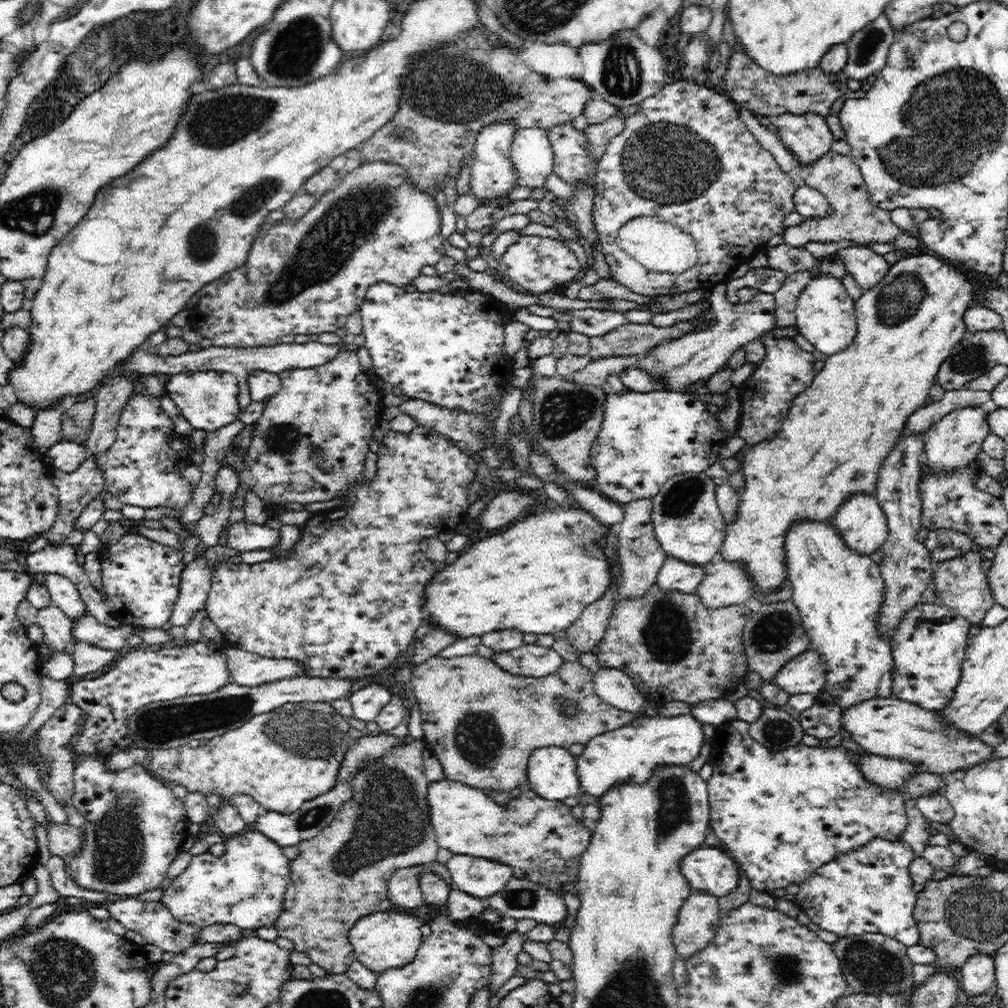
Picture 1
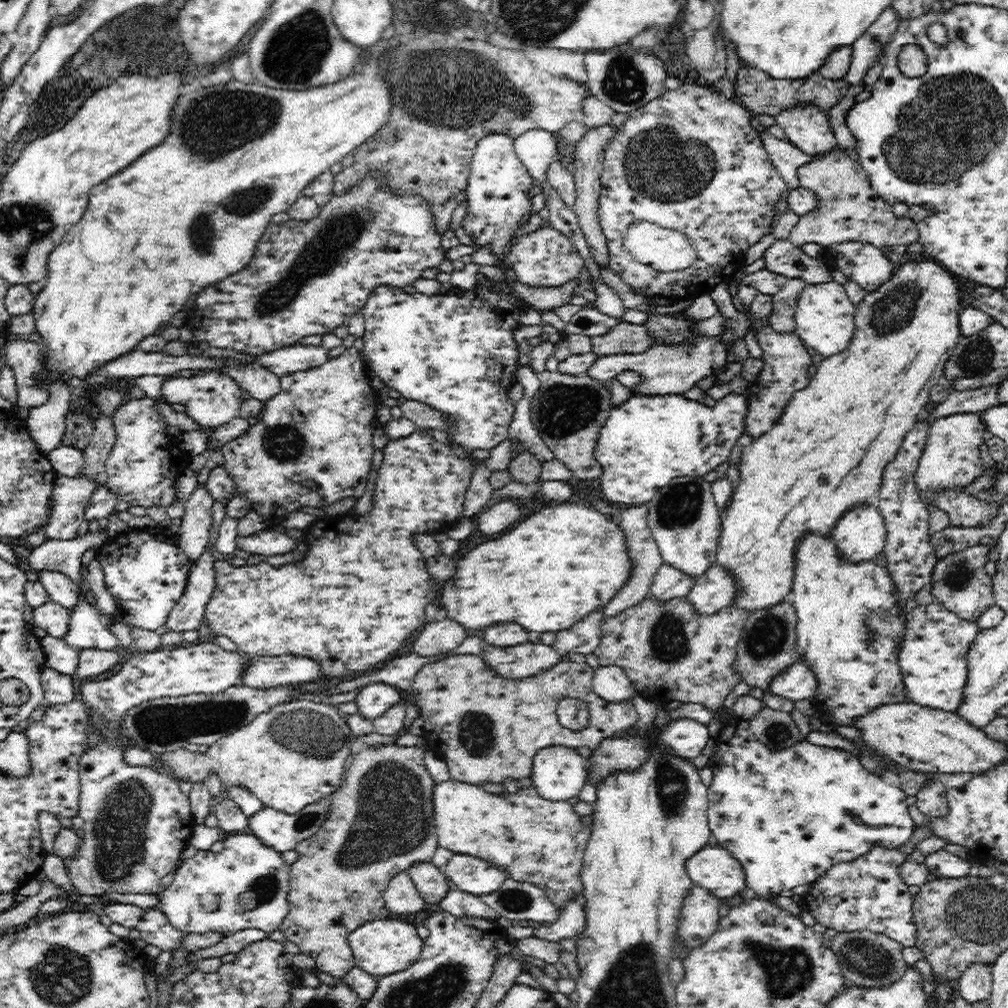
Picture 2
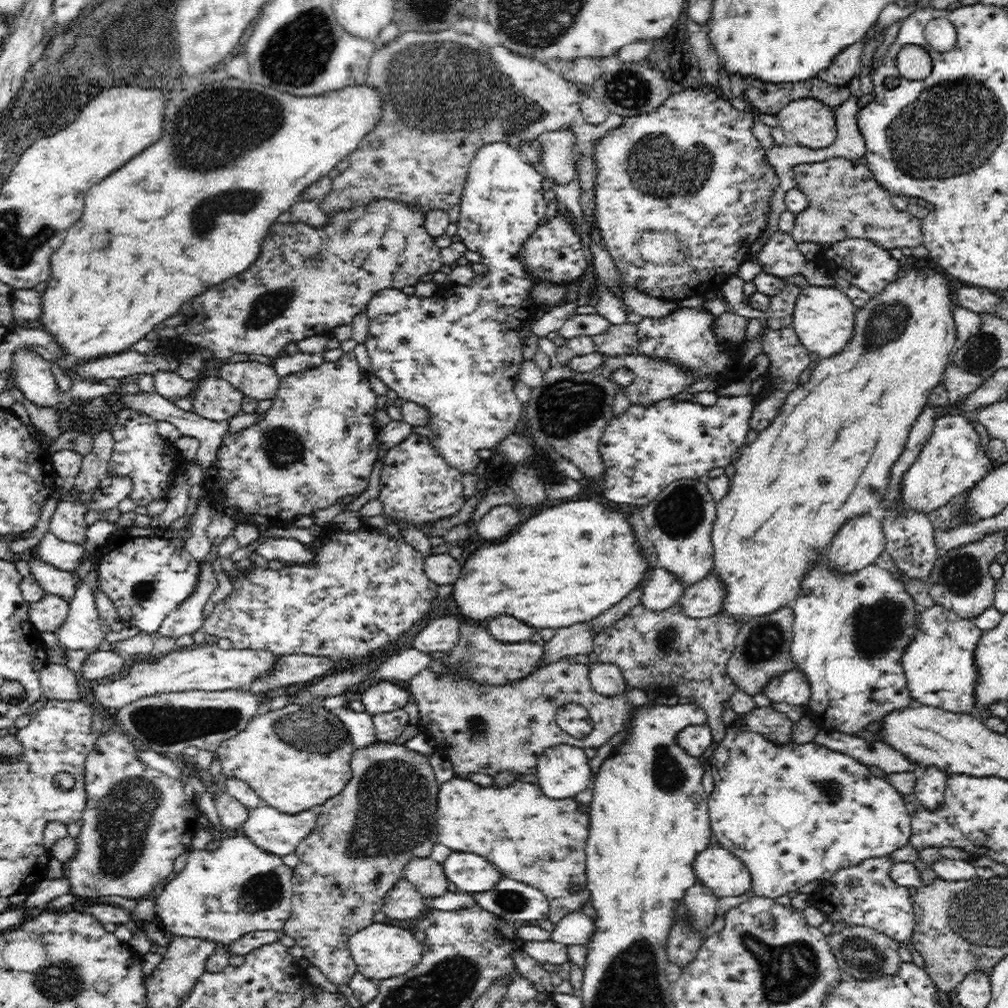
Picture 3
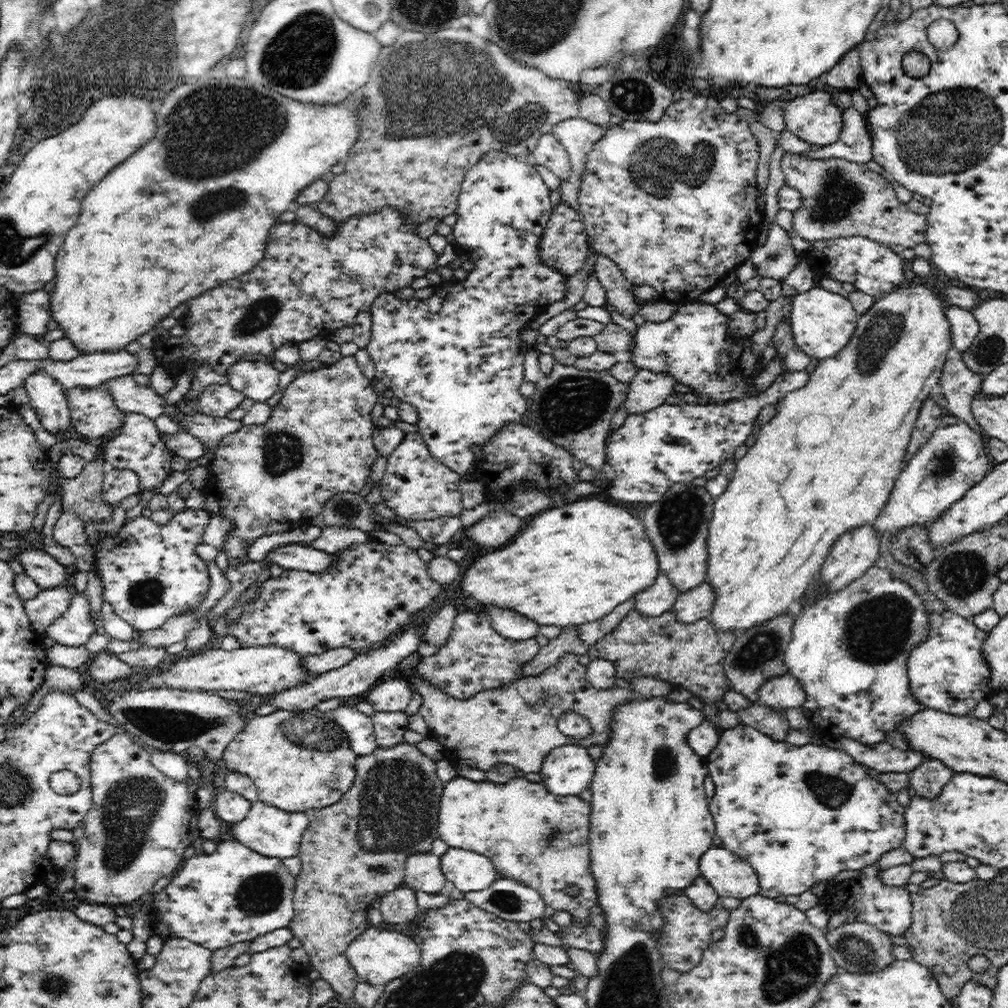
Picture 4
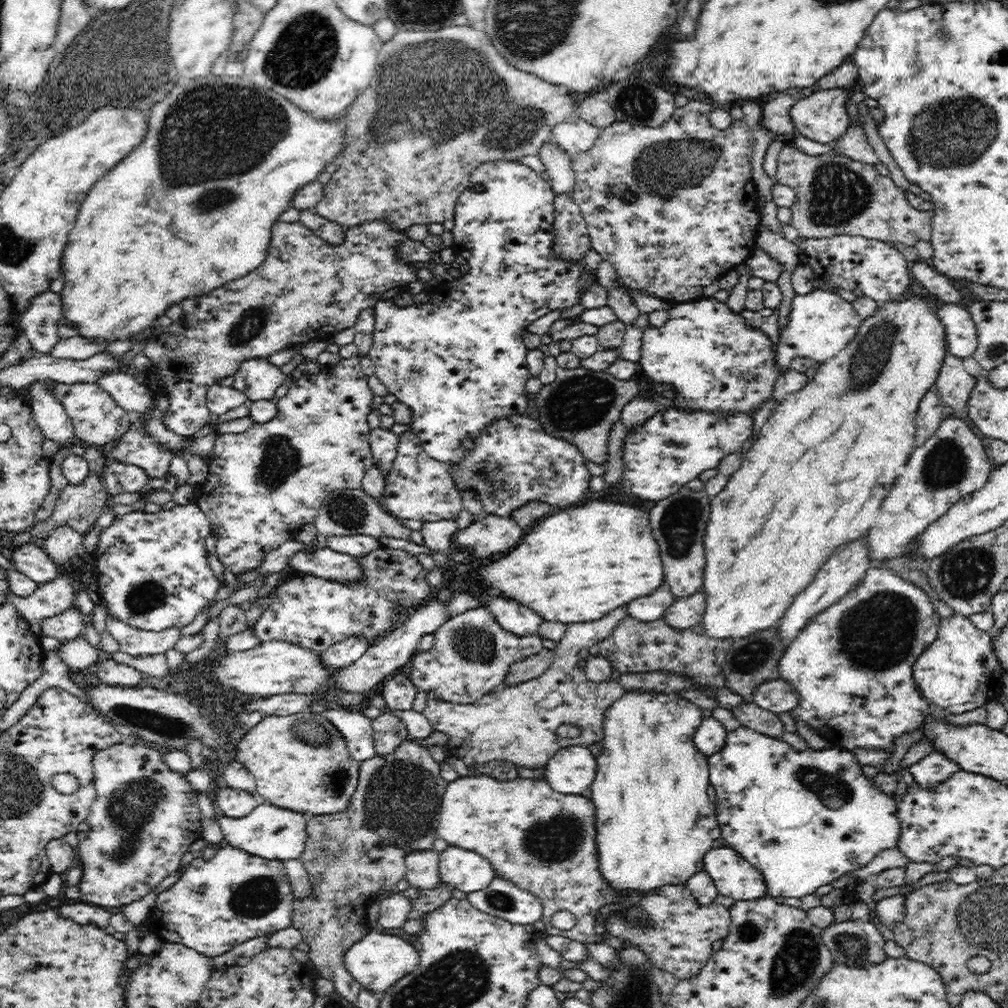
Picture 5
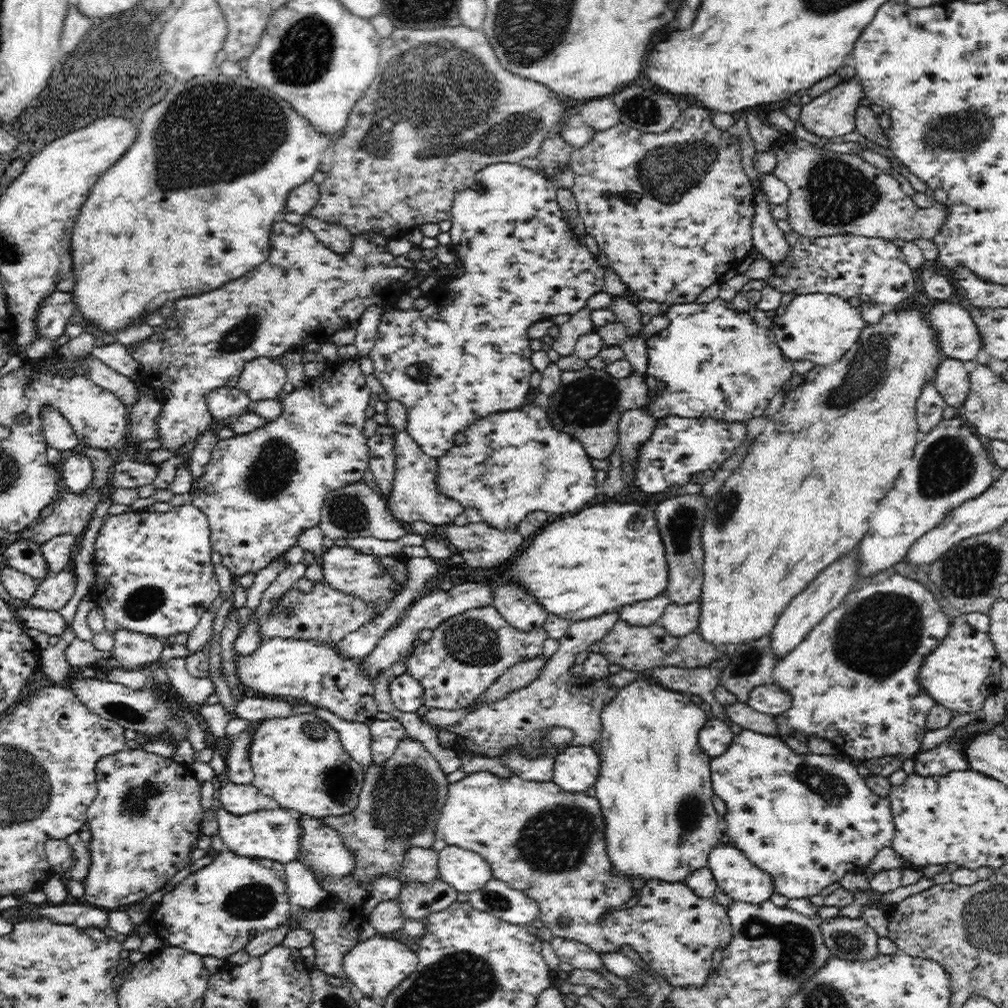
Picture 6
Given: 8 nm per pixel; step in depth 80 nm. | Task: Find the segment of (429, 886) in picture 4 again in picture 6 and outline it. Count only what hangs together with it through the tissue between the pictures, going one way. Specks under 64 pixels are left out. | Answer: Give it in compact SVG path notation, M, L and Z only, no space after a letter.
M412 847L404 855L402 871L410 881L436 882L439 876L439 854L433 849Z

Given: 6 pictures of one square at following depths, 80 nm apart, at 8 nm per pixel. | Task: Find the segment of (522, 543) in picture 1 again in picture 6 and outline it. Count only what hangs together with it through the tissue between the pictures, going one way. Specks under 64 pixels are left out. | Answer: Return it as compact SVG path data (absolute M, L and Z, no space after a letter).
M607 503L607 504L591 504L586 506L580 512L568 514L562 517L552 518L534 537L526 541L522 547L522 554L516 558L516 562L508 568L508 576L512 576L512 580L516 580L518 584L526 586L521 588L524 592L532 592L538 600L538 605L542 609L548 611L548 614L555 614L565 619L584 620L595 619L597 616L612 613L624 605L632 604L632 602L640 600L650 600L652 597L660 596L660 592L667 592L668 586L668 562L666 562L666 554L664 554L664 544L658 532L658 522L656 522L655 512L649 510L648 507L638 504L626 503Z

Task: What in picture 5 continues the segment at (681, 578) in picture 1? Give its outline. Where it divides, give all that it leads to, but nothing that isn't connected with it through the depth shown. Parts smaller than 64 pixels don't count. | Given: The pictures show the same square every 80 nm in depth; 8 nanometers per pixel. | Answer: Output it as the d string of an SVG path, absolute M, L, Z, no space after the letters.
M664 580L656 588L654 594L628 603L626 605L627 614L640 621L660 620L661 617L665 616L668 607L674 604L674 601L675 595L671 592L667 581Z

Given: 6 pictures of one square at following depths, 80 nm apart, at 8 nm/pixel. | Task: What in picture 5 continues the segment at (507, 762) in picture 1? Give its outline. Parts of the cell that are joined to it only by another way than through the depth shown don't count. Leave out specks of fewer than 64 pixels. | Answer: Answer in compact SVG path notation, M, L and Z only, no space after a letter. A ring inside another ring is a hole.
M620 606L606 616L592 622L572 623L556 643L556 658L540 676L518 685L492 691L472 704L454 704L440 697L427 696L422 712L429 724L450 736L448 748L452 752L482 752L482 754L454 754L467 765L472 762L497 760L516 762L518 767L529 770L544 767L549 757L560 748L582 745L588 747L603 739L606 712L623 695L628 694L615 679L597 684L585 676L585 668L579 667L579 654L609 637L616 625L628 616L627 607ZM564 724L576 725L580 734L574 738L560 738L557 729Z

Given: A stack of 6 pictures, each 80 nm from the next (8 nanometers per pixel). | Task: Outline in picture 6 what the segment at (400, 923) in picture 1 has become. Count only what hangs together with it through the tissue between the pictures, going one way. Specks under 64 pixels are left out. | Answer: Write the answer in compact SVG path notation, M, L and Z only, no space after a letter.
M379 934L358 942L343 958L343 969L359 995L368 998L386 998L400 982L408 978L419 965L417 953L392 936Z

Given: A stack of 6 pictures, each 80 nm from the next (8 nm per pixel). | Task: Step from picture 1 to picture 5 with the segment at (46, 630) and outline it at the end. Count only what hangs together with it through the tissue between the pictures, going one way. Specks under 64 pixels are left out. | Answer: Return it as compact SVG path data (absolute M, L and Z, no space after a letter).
M62 570L54 580L39 585L36 592L30 596L20 598L11 590L5 595L30 623L31 629L40 634L40 621L62 614L73 606L76 600L76 583L77 575Z

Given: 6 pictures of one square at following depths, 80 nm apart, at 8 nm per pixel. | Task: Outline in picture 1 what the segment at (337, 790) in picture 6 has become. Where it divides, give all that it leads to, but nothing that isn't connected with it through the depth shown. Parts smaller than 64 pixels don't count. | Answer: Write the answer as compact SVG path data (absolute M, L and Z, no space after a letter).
M288 702L272 711L255 715L249 722L240 728L229 729L222 736L210 738L208 743L201 747L191 748L188 745L180 745L178 748L152 748L150 752L150 773L154 779L162 778L166 782L172 782L172 787L176 784L186 786L190 792L200 792L201 794L222 794L222 796L232 796L250 794L265 811L274 811L279 813L292 813L299 809L304 801L312 800L314 797L321 796L322 793L328 793L334 785L337 784L337 769L340 768L340 762L344 758L345 750L349 748L350 741L348 730L349 724L344 716L339 715L330 707L329 703L309 703L309 702Z

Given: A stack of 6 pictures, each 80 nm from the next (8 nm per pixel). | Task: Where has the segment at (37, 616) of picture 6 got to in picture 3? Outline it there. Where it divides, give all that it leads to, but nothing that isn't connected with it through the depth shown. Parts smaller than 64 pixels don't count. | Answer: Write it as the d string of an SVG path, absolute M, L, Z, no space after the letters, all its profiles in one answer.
M87 577L80 579L64 624L53 633L58 643L69 650L96 651L110 647L106 641L103 620L99 617L94 592L88 585Z

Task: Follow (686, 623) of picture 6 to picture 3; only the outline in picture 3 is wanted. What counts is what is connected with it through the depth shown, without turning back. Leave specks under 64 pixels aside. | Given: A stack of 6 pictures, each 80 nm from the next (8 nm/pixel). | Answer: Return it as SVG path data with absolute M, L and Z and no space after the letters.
M709 573L702 580L686 586L678 603L688 615L704 618L720 613L726 596L726 583L716 573Z

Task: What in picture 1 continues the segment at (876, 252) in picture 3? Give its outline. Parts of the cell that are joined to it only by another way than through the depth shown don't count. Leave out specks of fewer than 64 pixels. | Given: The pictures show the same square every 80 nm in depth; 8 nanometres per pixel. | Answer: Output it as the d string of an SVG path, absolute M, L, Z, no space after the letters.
M867 247L842 248L835 256L842 259L847 274L851 274L865 291L874 288L888 272L889 263L884 256Z

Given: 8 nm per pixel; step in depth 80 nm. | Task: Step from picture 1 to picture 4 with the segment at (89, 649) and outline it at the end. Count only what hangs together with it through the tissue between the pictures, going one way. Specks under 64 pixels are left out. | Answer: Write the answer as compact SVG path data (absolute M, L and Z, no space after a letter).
M104 650L94 655L90 664L83 669L88 670L92 679L100 685L133 676L133 667L119 660L115 654L106 653Z

